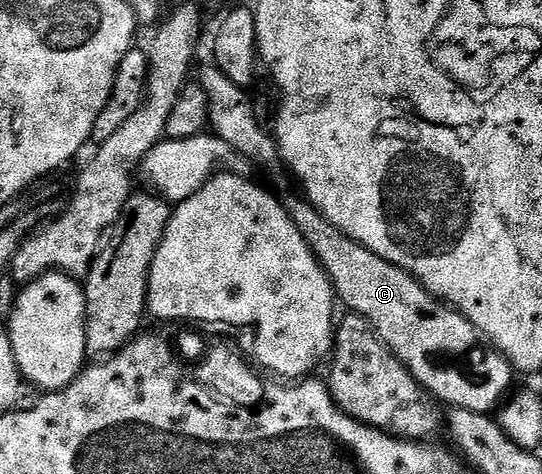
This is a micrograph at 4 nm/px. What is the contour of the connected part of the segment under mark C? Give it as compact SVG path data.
M297 197L285 199L286 211L290 214L292 224L296 224L300 236L304 236L304 244L312 248L316 260L322 265L322 271L330 278L337 301L341 305L343 302L349 313L359 314L361 318L368 320L370 329L377 334L378 339L402 361L409 374L423 388L429 390L439 403L447 402L445 405L450 408L459 406L472 412L490 414L493 406L497 407L511 393L510 381L516 378L516 374L510 363L497 350L485 345L478 346L478 329L467 322L457 310L429 294L411 274L396 268L396 264L388 264L388 260L368 252L368 248L356 244L356 240L344 236L305 197Z

